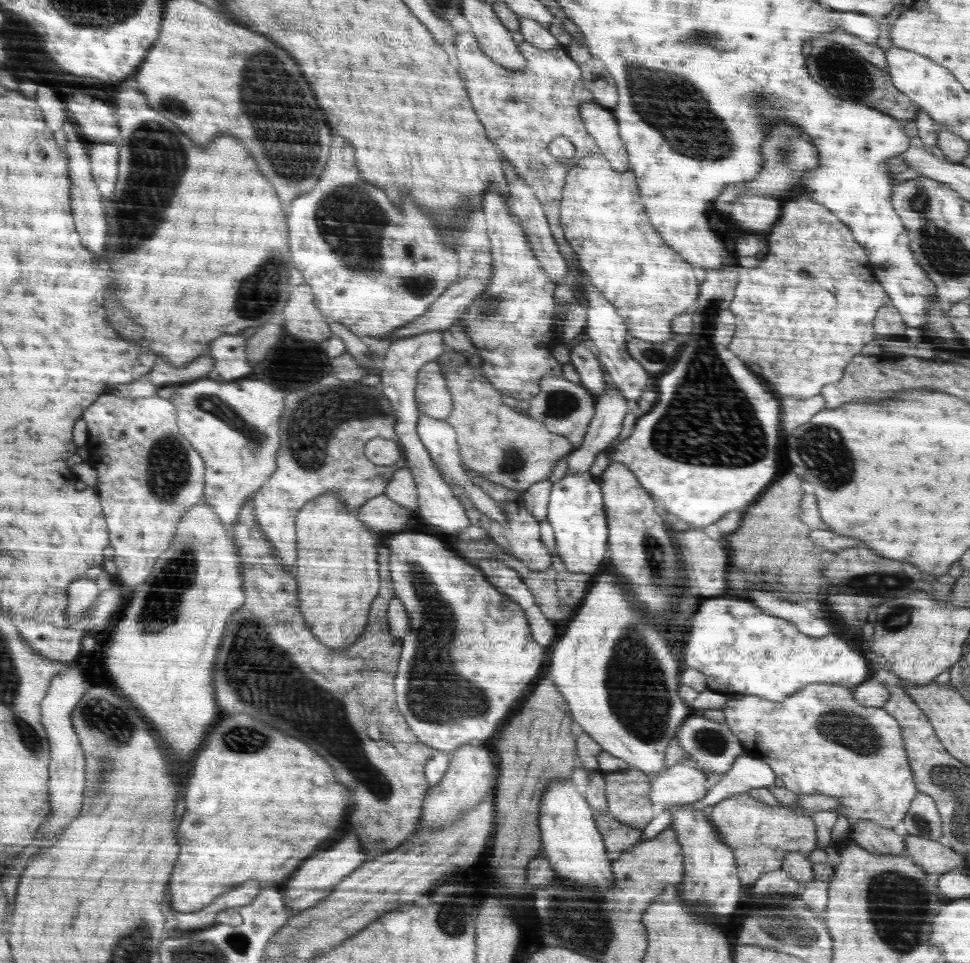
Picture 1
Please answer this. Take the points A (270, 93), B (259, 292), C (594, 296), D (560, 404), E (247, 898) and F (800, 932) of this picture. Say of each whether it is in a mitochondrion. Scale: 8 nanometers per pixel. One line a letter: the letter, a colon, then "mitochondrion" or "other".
A: mitochondrion
B: mitochondrion
C: other
D: mitochondrion
E: other
F: mitochondrion

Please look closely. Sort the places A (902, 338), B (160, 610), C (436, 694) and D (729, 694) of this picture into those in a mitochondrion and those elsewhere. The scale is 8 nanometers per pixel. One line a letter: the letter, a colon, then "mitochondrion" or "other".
A: other
B: mitochondrion
C: mitochondrion
D: other

